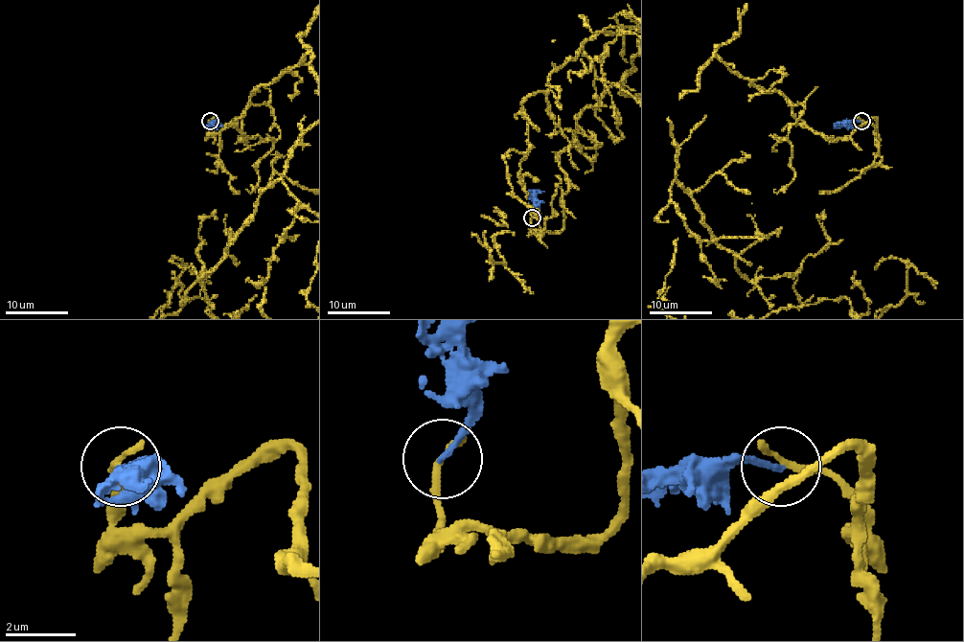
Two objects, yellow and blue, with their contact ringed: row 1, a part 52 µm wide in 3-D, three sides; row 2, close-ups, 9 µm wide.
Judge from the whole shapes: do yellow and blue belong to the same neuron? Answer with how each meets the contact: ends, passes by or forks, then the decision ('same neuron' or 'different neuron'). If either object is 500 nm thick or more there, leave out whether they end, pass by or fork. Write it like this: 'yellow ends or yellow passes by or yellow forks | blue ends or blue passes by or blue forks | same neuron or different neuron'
yellow ends | blue ends | different neuron

